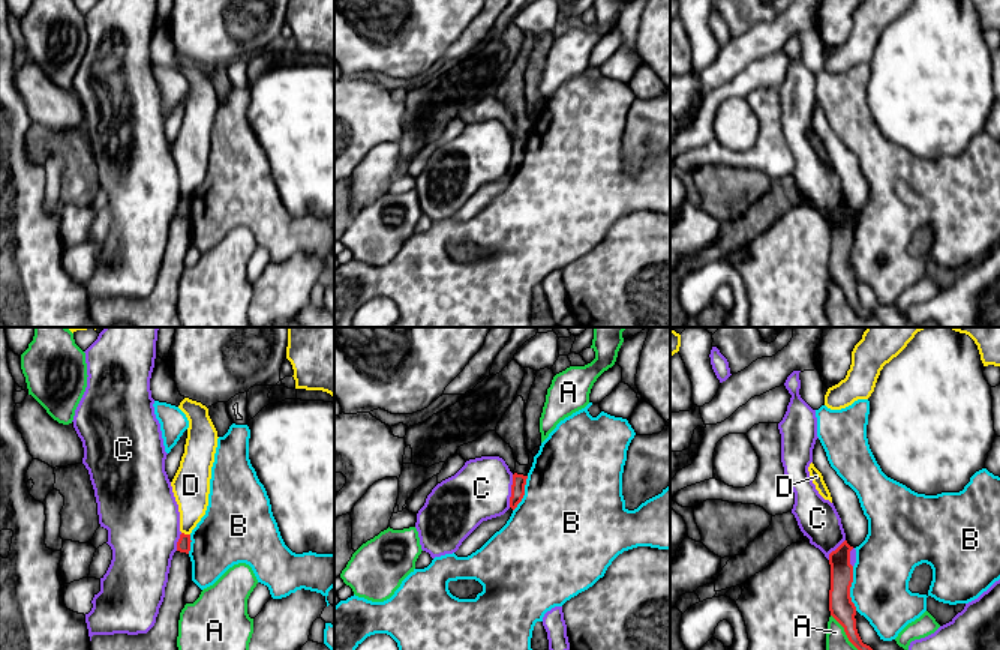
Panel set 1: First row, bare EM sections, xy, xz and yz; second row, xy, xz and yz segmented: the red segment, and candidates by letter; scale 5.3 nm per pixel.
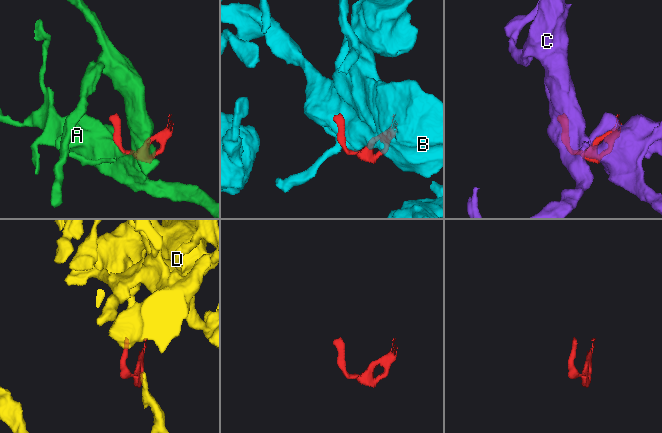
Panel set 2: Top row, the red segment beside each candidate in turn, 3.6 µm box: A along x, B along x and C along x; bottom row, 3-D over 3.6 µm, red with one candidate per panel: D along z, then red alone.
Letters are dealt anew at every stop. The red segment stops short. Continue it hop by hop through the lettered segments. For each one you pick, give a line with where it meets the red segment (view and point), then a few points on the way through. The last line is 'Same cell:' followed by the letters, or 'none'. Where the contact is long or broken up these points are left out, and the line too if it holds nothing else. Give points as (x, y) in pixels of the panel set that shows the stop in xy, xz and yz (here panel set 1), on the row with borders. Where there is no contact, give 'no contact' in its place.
Same cell: none

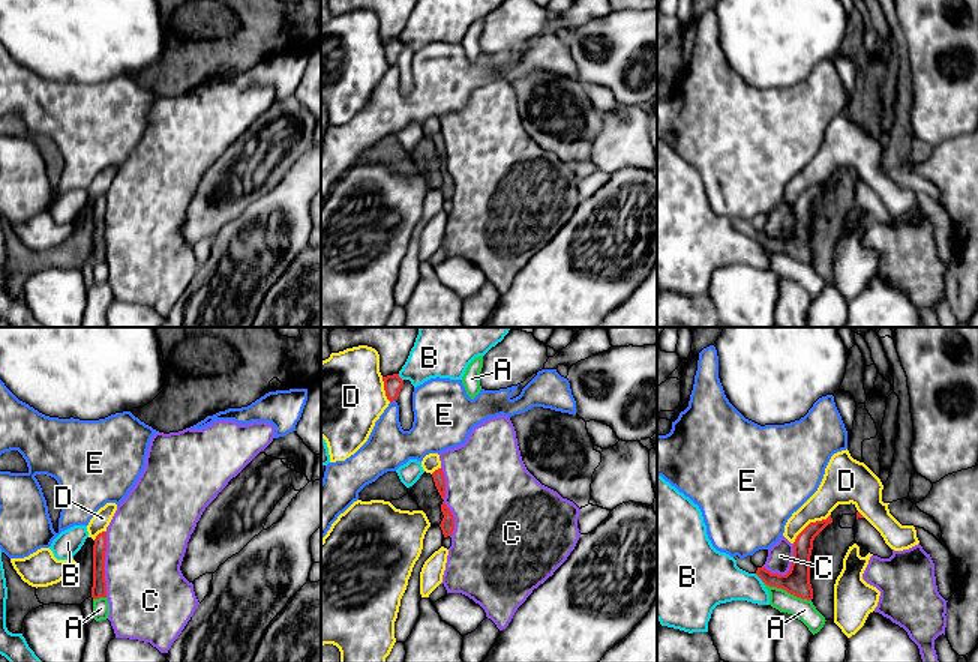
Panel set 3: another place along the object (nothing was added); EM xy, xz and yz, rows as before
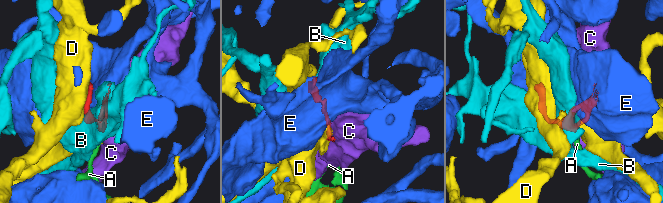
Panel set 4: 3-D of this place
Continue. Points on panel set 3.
Same cell: none

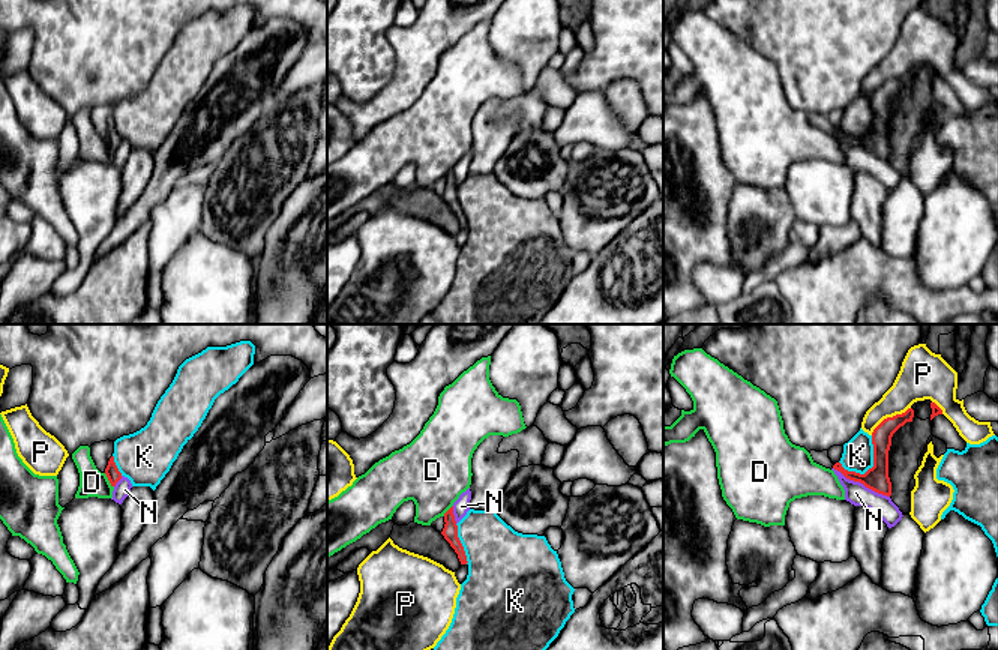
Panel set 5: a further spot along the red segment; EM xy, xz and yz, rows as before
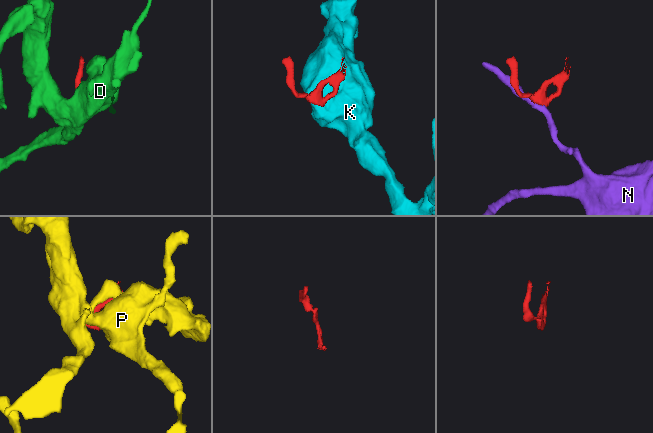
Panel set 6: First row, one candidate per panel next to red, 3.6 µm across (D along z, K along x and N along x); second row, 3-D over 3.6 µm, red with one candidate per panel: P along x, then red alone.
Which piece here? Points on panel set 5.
Same cell: none

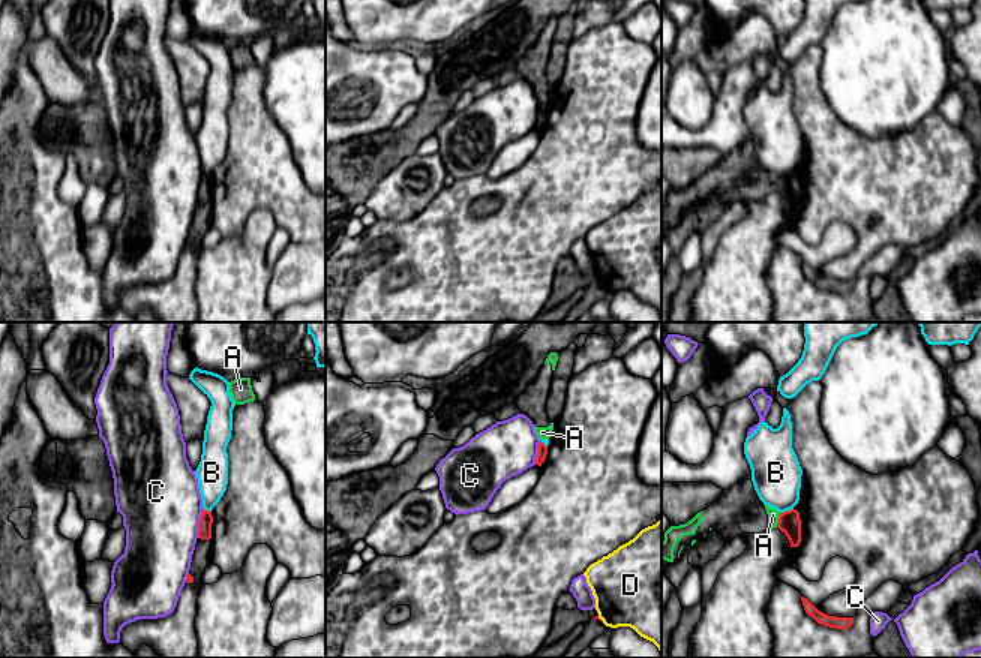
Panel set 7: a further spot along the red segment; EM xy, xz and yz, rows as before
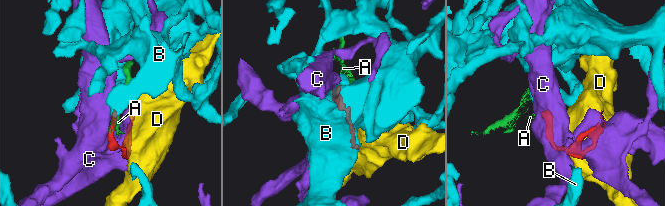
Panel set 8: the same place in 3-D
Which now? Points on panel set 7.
A: yz (779, 520) | across yz (789, 522), (779, 520), (773, 514)
Same cell: A

